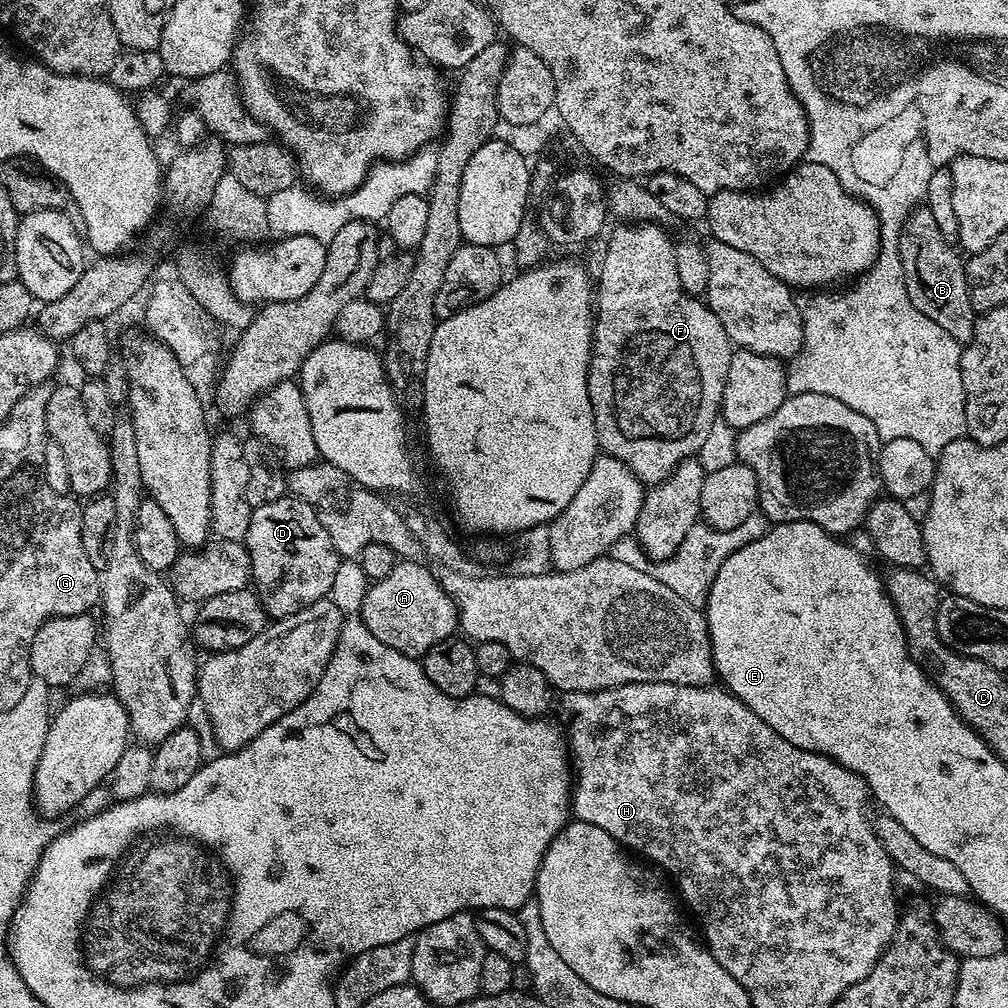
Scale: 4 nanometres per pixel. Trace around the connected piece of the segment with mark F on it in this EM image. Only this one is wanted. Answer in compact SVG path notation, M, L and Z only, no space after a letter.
M644 222L639 226L616 226L612 232L612 237L608 240L608 245L604 248L604 257L600 260L600 280L598 276L598 283L594 288L594 331L592 334L592 361L588 363L588 396L592 399L592 412L596 415L596 443L599 451L605 456L613 456L618 458L618 462L622 462L626 467L635 474L637 478L645 483L645 485L651 486L653 484L660 484L680 465L683 460L693 459L697 455L696 451L703 446L708 440L708 435L712 432L712 427L715 426L716 420L718 424L718 417L721 415L720 403L722 402L722 394L724 393L724 387L726 386L726 374L730 370L730 362L732 361L732 353L734 351L734 345L729 340L726 330L722 330L722 322L718 322L718 318L711 310L708 309L707 303L703 299L689 296L687 292L682 290L682 282L678 282L678 266L674 266L674 240L673 237L668 237L663 232L661 225L656 222Z

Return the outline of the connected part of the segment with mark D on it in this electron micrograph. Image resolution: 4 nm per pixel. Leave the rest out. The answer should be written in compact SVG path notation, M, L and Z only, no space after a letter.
M285 494L282 498L278 498L278 502L266 502L266 506L251 509L251 514L250 530L246 530L243 544L248 548L252 563L251 583L269 617L279 618L298 614L298 610L325 599L332 591L334 574L342 557L336 552L331 534L322 526L319 511L313 505L301 500L299 496Z

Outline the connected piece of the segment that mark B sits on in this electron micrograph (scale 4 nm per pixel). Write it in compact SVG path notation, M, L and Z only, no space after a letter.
M927 206L912 209L900 235L900 257L910 302L914 302L914 306L918 306L930 322L938 322L938 326L942 326L942 330L953 338L967 342L976 329L978 313L972 306L964 273L965 261L962 256L960 260L959 255L961 253L954 247L953 241L947 240L942 230L938 230L938 222Z

